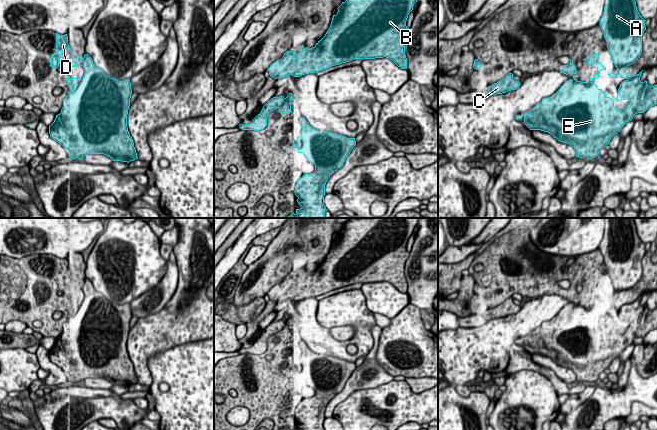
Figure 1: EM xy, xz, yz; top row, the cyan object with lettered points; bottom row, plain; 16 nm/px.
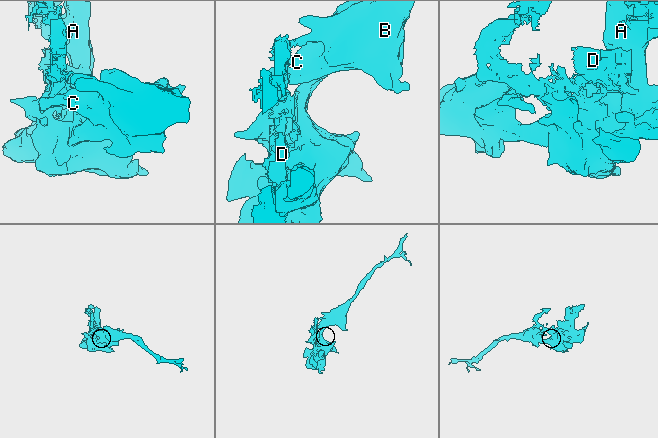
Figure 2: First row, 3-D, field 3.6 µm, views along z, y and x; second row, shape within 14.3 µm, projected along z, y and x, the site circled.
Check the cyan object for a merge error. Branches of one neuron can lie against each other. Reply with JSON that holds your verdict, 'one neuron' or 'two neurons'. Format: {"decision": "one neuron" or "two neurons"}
{"decision": "one neuron"}

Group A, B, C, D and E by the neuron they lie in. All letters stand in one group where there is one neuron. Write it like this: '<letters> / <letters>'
A B C D E

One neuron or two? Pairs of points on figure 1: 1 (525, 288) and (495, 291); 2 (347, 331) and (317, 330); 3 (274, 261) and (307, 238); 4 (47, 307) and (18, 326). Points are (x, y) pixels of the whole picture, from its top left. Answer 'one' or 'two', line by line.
1: one
2: two
3: one
4: two

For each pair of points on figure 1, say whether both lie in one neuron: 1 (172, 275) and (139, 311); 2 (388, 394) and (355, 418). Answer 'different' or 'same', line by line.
1: same
2: same

